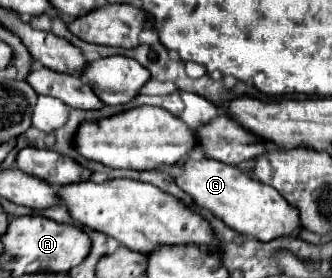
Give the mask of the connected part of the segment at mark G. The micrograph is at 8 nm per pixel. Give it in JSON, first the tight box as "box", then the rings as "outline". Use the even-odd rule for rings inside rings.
{"box":[175,158,299,242],"outline":[[[211,158],[187,160],[179,166],[181,166],[181,174],[175,176],[175,184],[199,208],[213,212],[213,216],[223,220],[229,228],[237,230],[239,234],[257,238],[261,242],[269,242],[279,236],[289,236],[299,226],[299,214],[295,214],[293,206],[287,206],[283,196],[273,186],[253,180],[237,166],[223,164]]]}

